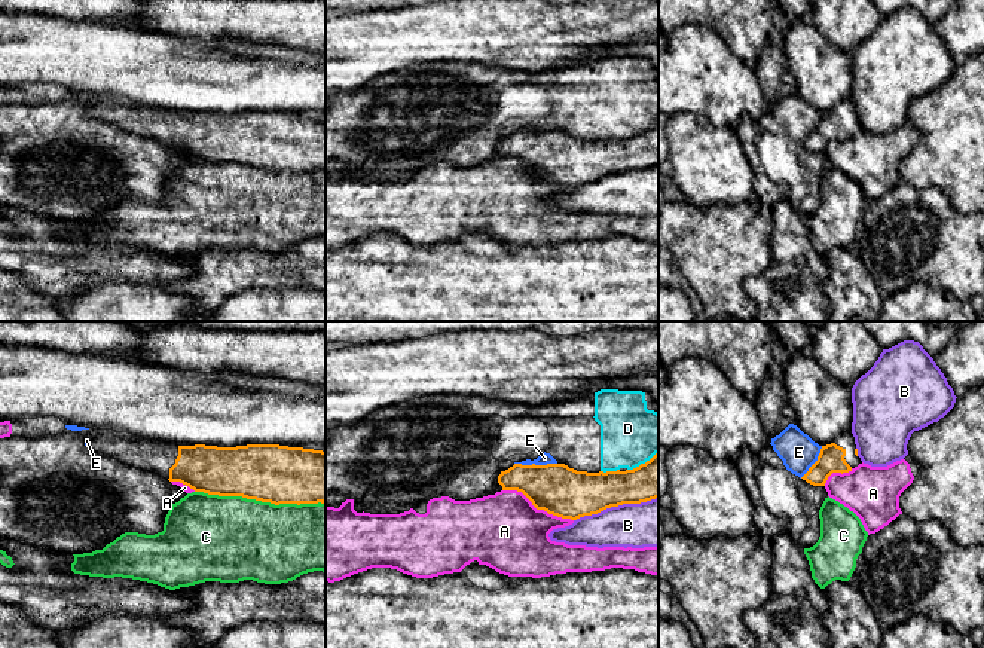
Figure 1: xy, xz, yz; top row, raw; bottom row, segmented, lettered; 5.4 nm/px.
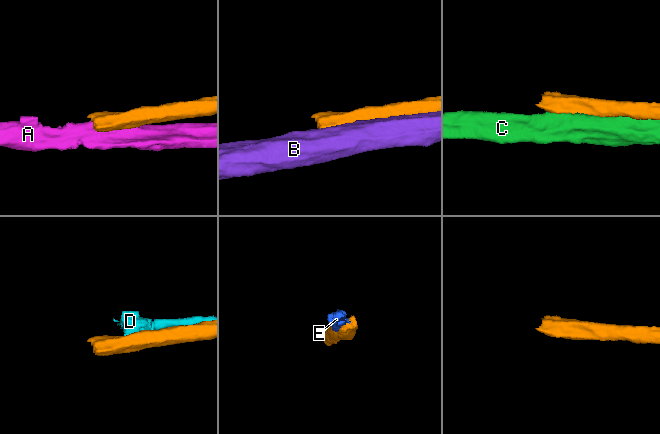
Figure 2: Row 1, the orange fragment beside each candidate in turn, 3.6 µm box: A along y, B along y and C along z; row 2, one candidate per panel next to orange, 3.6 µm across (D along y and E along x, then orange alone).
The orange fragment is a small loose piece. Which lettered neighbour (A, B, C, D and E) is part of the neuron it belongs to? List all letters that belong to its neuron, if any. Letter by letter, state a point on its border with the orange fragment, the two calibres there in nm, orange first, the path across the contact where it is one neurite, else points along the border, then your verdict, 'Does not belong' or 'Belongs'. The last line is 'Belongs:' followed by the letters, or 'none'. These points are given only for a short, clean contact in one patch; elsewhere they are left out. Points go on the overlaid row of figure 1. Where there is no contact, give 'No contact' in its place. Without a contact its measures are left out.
A: Touches orange at xz (538, 509). Thickness 280 nm (orange) against 420 nm. Does not belong
B: Touches orange at xz (616, 506). Thickness 260 nm (orange) against 260 nm. Does not belong
C: Touches orange at xy (260, 500). Thickness 320 nm (orange) against 460 nm. Does not belong
D: Touches orange at xz (610, 471). Thickness 260 nm (orange) against 340 nm. Does not belong
E: Touches orange at xz (534, 464). Thickness 280 nm (orange) against 70 nm. Boundary: xz (515, 462), (556, 464). Does not belong
Belongs: none

